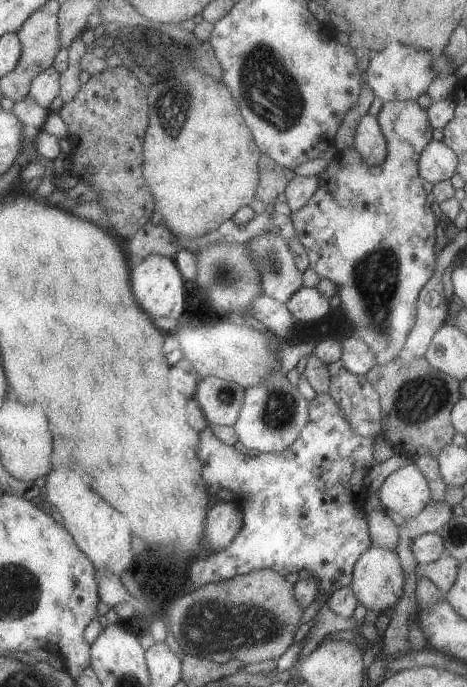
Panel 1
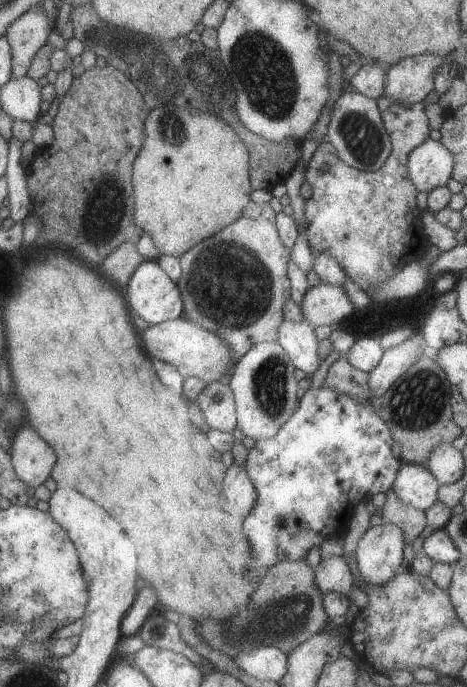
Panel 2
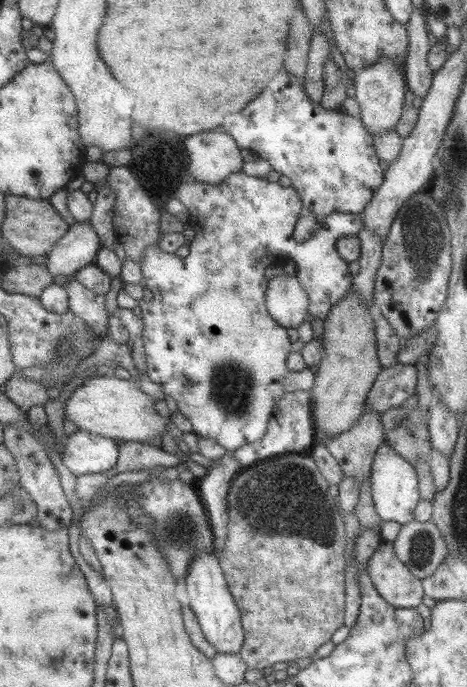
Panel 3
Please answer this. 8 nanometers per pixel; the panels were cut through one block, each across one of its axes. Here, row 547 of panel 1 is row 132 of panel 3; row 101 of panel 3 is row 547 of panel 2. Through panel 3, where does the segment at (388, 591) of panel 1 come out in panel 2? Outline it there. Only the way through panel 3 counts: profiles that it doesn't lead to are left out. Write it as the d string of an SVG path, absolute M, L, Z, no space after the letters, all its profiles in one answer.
M370 526L356 544L355 557L364 585L383 586L402 568L401 558L406 542L398 526Z

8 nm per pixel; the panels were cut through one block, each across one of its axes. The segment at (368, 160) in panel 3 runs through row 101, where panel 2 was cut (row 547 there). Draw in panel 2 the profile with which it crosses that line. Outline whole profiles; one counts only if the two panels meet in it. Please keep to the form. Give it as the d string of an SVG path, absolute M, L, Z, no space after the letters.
M310 386L300 393L297 408L279 432L273 438L255 441L253 448L247 451L244 469L257 492L257 502L243 522L243 532L255 554L253 564L269 568L281 560L304 560L307 552L320 547L325 538L343 536L359 502L392 488L400 459L391 453L391 443L389 429L375 416L370 402L363 404L322 386Z

